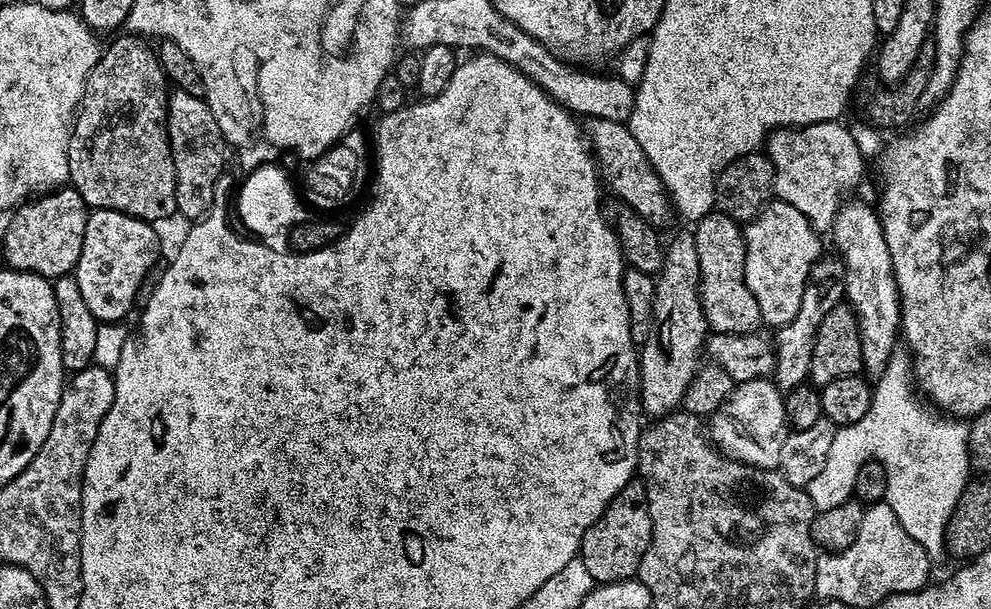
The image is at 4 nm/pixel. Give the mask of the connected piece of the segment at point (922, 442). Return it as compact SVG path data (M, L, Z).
M885 374L875 381L872 405L866 412L866 418L854 422L852 432L843 432L837 427L836 433L840 436L840 440L844 440L844 448L848 448L848 436L856 436L856 432L868 432L868 440L860 440L860 444L864 444L864 448L876 448L876 452L880 452L880 459L877 462L886 470L888 479L886 503L894 510L898 522L902 522L906 534L910 534L914 542L922 545L929 557L936 558L939 552L945 551L944 535L948 529L948 519L952 516L953 507L964 492L965 486L970 483L968 430L959 419L949 418L929 407L918 395L911 379L891 380L890 377L891 375Z

